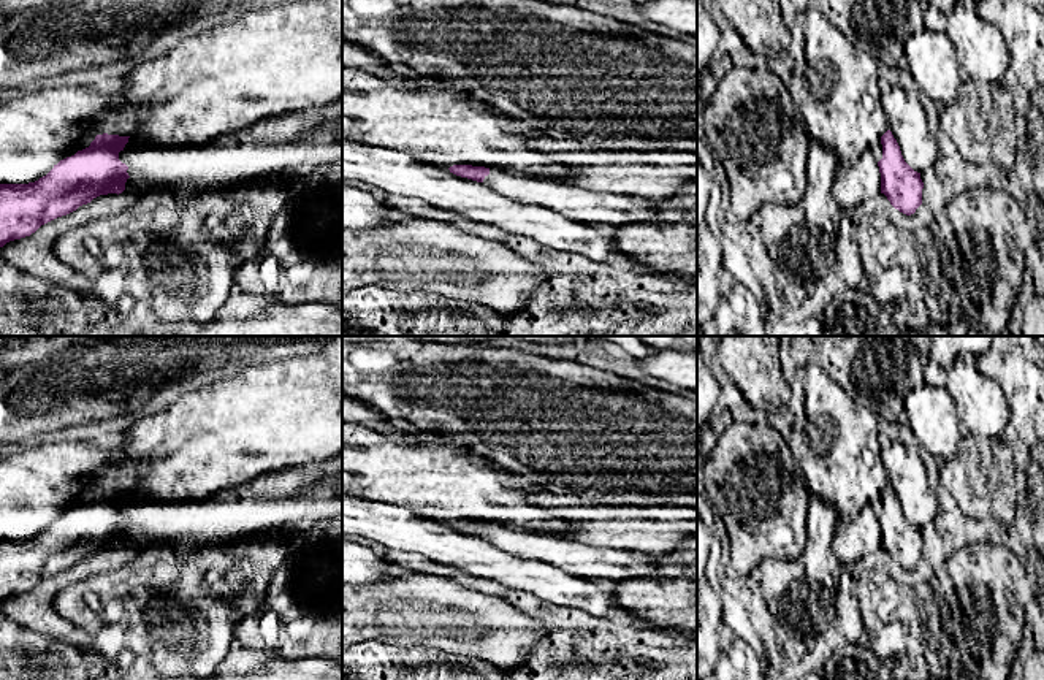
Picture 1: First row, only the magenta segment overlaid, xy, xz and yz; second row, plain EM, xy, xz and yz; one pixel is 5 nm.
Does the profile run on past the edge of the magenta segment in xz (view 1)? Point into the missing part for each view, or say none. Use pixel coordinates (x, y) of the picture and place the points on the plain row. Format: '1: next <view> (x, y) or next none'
1: next xz (577, 558)

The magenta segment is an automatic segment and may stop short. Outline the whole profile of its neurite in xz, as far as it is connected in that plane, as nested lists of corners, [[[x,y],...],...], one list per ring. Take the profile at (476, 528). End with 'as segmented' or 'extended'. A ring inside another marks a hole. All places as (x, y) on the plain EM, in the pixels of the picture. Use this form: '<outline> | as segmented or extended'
[[[453,520],[448,525],[456,531],[483,537],[520,558],[548,563],[580,579],[621,582],[657,577],[653,556],[646,553],[589,545],[561,536],[551,528],[534,526],[518,531],[499,523],[472,520]]] | extended

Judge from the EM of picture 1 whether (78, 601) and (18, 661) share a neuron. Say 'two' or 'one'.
two

